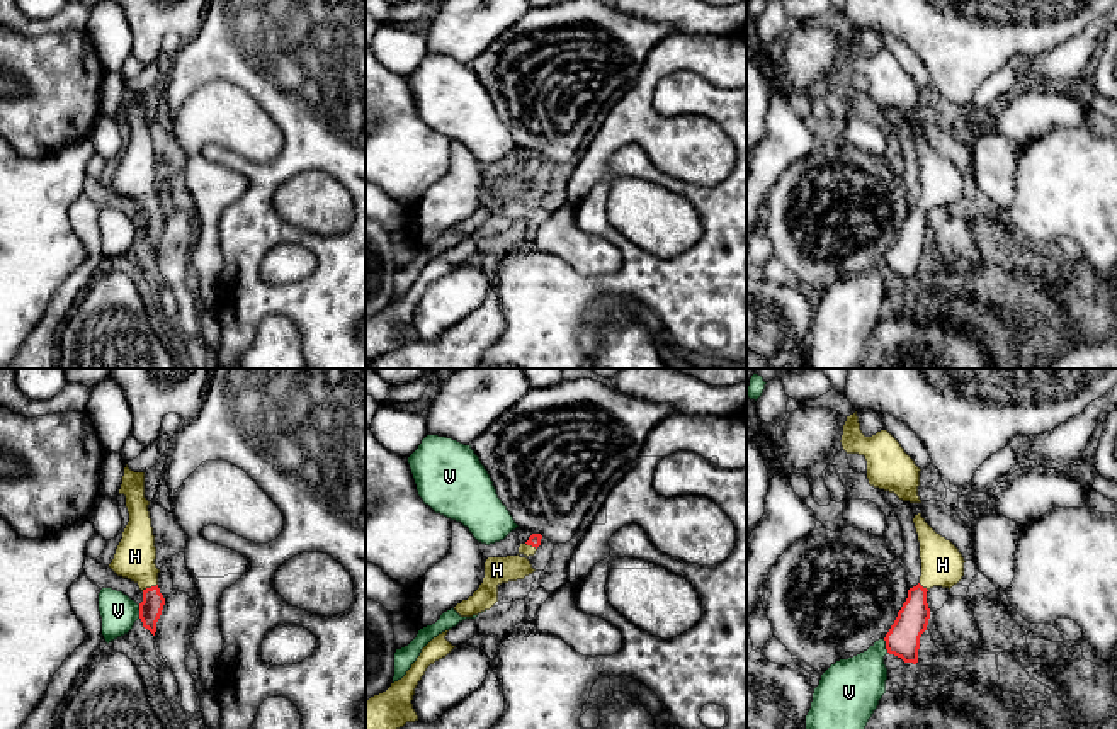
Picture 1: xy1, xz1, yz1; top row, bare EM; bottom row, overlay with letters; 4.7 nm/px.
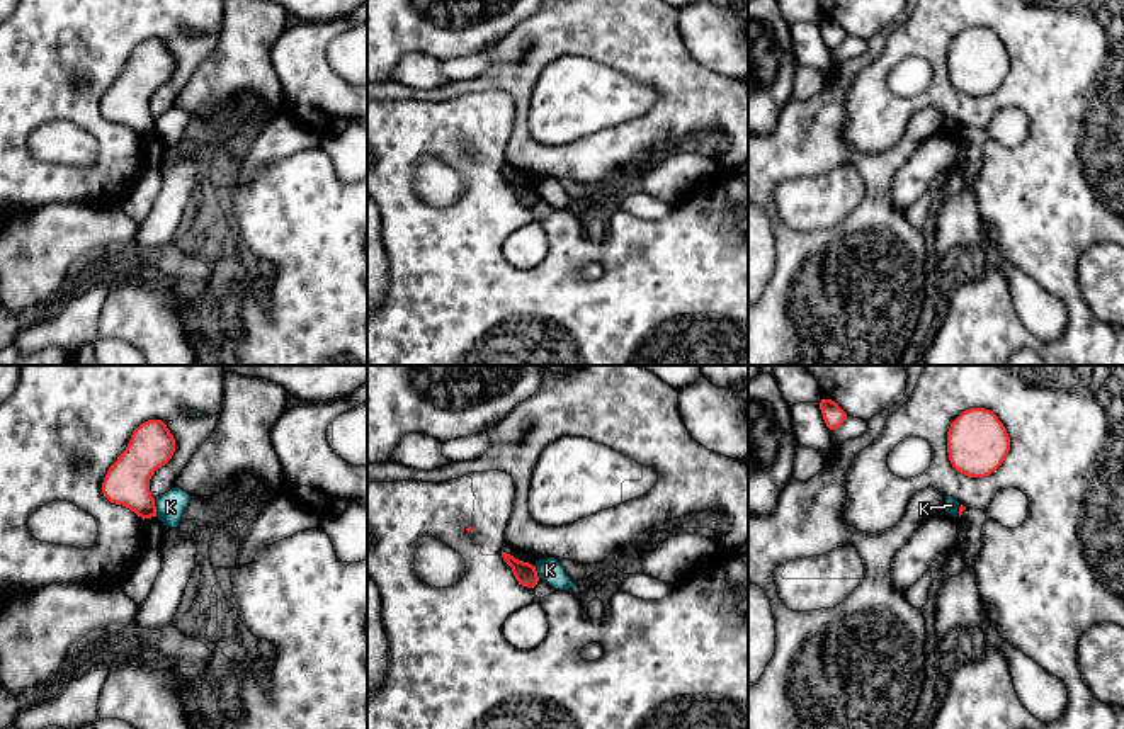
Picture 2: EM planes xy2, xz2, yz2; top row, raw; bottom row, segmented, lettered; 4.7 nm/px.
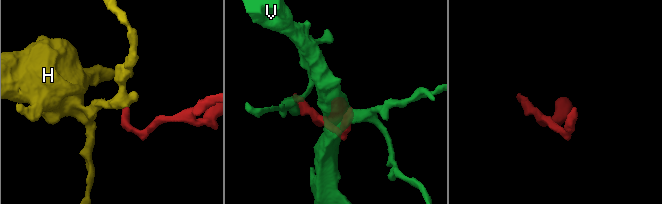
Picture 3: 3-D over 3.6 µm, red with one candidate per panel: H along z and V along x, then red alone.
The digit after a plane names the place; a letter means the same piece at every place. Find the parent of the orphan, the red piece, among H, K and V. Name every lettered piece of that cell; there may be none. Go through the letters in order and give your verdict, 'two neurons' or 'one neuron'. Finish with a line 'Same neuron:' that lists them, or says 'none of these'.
H: one neuron
K: two neurons
V: two neurons
Same neuron: H

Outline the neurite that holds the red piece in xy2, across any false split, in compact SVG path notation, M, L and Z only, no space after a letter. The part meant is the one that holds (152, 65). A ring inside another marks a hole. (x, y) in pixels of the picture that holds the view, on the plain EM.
M162 39L141 42L131 54L126 70L109 87L102 102L104 116L138 136L156 136L150 99L175 71L175 58Z

